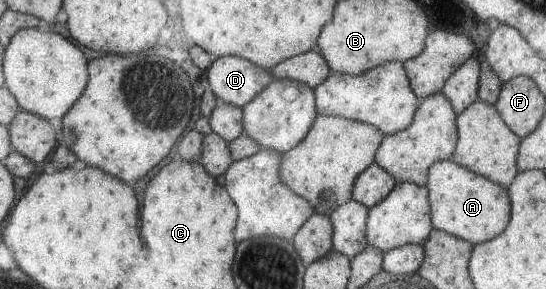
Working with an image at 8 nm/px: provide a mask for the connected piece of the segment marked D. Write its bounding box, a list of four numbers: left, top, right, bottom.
[208,56,276,108]

